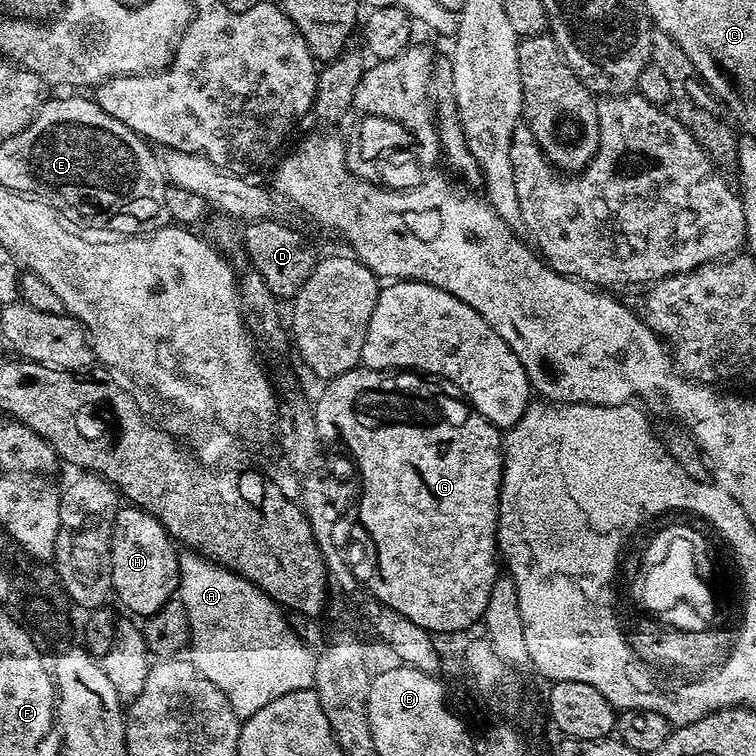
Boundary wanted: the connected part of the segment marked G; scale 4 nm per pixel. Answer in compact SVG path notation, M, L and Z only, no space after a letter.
M357 366L346 374L327 381L323 388L324 393L314 400L316 424L321 430L328 431L329 428L329 433L348 440L348 444L352 444L352 452L356 452L356 460L360 460L360 468L364 468L364 489L360 497L364 499L364 524L372 528L372 536L376 536L376 544L380 544L380 568L384 568L384 584L380 584L380 598L384 598L381 602L398 610L398 614L410 618L410 622L418 622L418 626L433 634L464 632L471 624L479 625L490 599L491 587L498 575L496 526L500 523L500 484L504 481L506 463L501 429L495 428L486 417L475 412L467 400L449 390L443 383L425 378L412 370L389 374L384 370Z

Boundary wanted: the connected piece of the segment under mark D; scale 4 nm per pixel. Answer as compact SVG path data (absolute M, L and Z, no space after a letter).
M267 218L245 223L244 236L242 235L244 253L248 255L248 261L252 263L254 270L262 274L262 282L270 286L277 298L295 298L298 290L302 290L306 278L310 278L310 274L316 269L318 256L312 253L312 248L304 241L302 233L279 224L277 220Z

